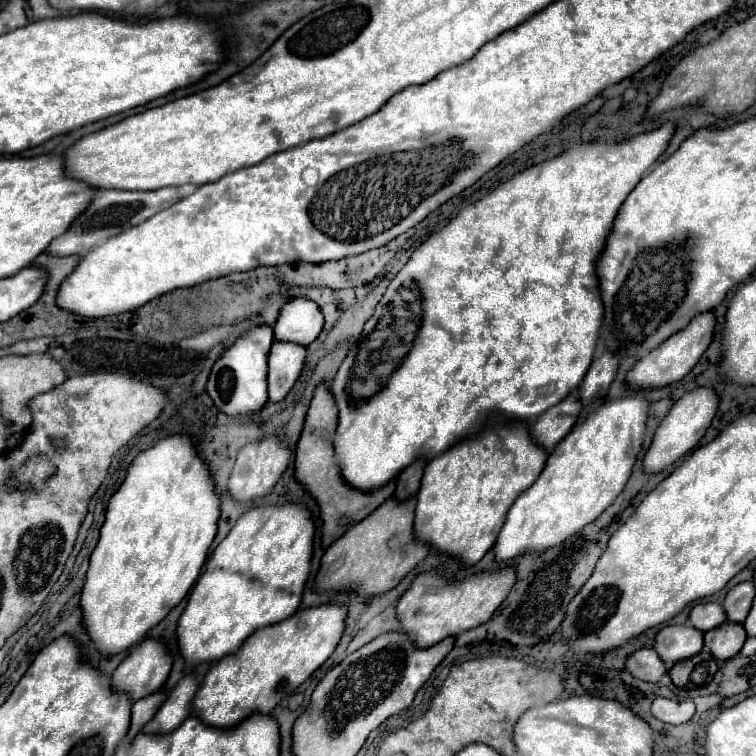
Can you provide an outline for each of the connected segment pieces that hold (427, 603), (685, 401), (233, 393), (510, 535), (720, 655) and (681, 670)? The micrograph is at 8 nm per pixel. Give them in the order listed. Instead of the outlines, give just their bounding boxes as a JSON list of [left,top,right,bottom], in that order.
[[396,568,516,648],[642,386,718,474],[206,326,274,416],[494,392,648,562],[704,622,746,660],[668,652,706,688]]

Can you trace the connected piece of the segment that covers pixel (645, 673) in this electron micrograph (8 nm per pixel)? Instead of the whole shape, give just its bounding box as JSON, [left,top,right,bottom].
[626,648,668,682]

